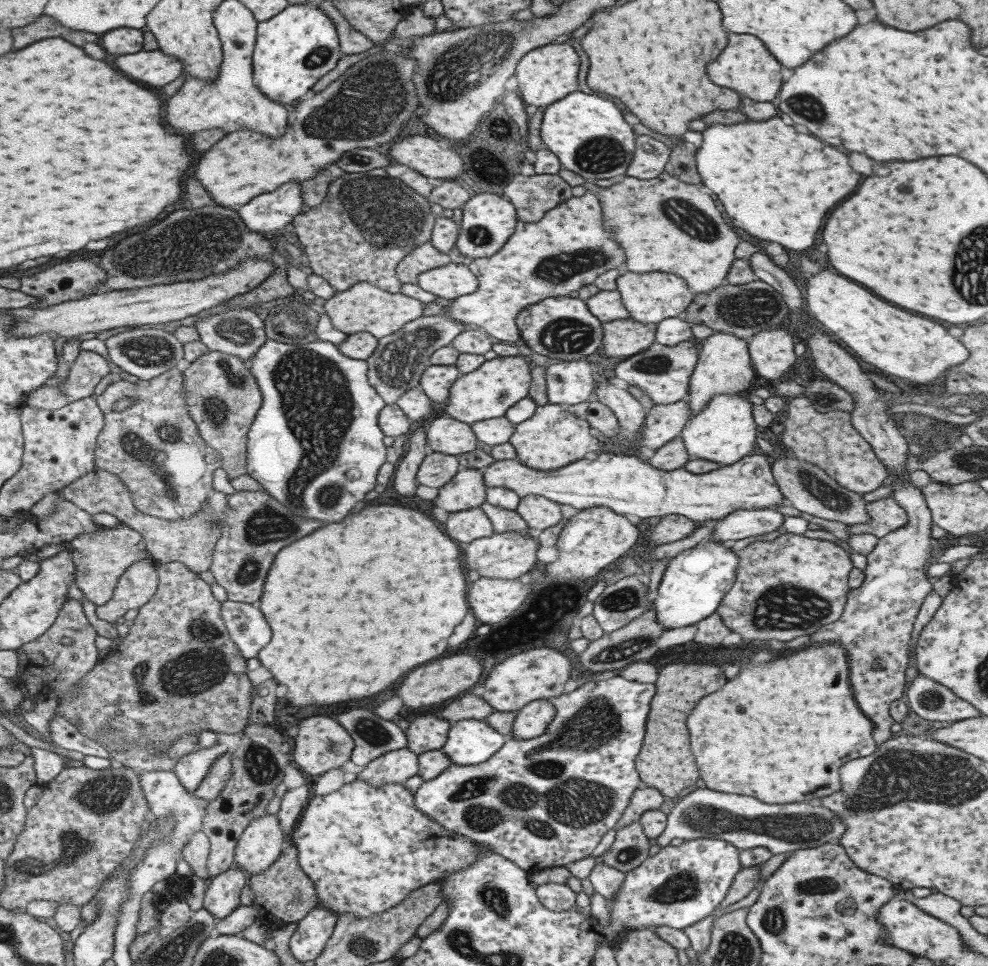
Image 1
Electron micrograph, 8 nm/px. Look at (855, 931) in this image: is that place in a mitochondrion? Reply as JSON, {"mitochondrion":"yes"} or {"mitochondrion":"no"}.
{"mitochondrion":"no"}

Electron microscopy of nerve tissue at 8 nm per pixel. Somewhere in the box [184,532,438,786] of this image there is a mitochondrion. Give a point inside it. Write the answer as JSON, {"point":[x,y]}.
{"point":[370,729]}

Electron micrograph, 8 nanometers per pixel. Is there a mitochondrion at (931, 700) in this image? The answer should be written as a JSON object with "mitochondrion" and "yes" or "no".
{"mitochondrion":"yes"}

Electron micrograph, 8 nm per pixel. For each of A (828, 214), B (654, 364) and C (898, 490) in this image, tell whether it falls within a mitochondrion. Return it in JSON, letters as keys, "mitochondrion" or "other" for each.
{"A":"other","B":"mitochondrion","C":"other"}

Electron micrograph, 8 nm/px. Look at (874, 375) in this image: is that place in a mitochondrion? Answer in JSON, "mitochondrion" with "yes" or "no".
{"mitochondrion":"no"}

